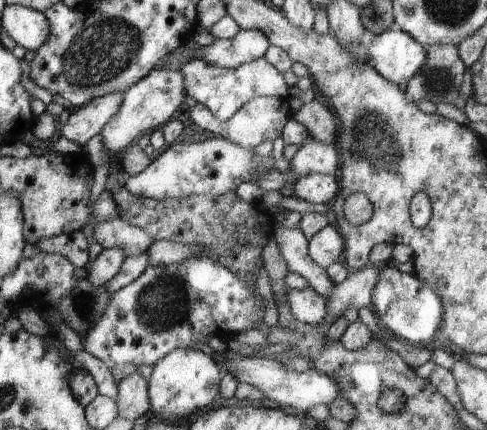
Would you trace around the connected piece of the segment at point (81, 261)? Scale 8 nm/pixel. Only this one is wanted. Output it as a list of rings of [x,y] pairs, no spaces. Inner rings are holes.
[[[77,231],[70,232],[70,234],[42,238],[42,241],[39,241],[36,246],[41,252],[60,254],[68,258],[79,269],[86,267],[90,261],[89,244],[82,231]]]

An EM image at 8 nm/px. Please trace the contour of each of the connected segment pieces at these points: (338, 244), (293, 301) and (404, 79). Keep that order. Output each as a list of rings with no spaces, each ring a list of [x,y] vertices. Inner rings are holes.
[[[329,224],[309,239],[309,256],[318,266],[328,269],[342,254],[344,240],[344,236],[338,234],[334,225]]]
[[[311,287],[304,290],[289,289],[287,304],[295,320],[312,326],[322,324],[329,313],[326,298]]]
[[[395,27],[374,36],[368,48],[369,66],[397,86],[405,86],[426,64],[426,47]]]

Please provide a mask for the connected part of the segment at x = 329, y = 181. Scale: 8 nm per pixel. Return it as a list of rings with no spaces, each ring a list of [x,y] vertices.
[[[311,173],[309,176],[298,177],[292,186],[292,197],[302,198],[314,204],[328,204],[340,192],[337,176],[330,174]]]

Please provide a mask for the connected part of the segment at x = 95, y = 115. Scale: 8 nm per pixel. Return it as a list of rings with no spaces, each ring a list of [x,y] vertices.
[[[114,92],[104,97],[97,97],[89,105],[72,110],[68,122],[60,126],[61,137],[70,142],[76,142],[82,148],[110,121],[110,118],[120,110],[126,92]]]

